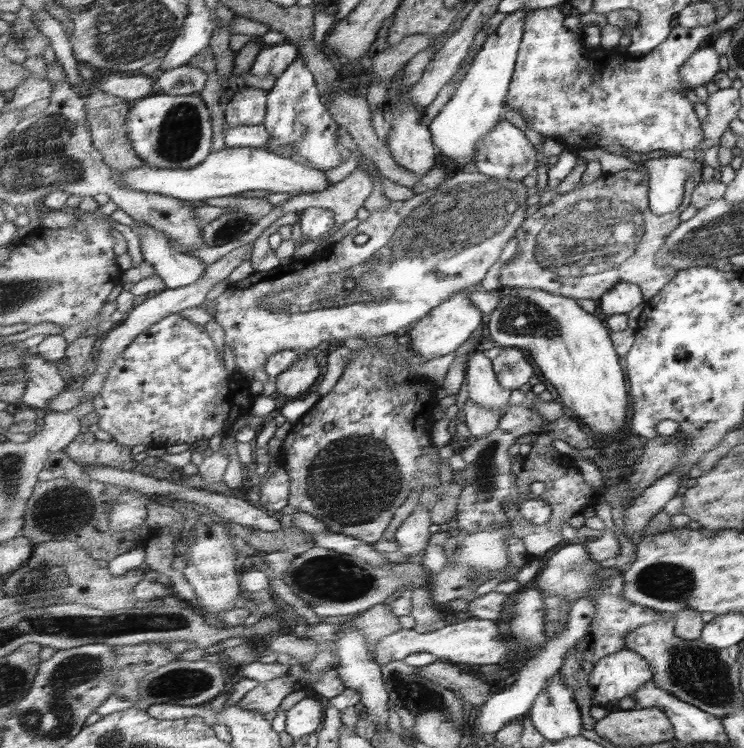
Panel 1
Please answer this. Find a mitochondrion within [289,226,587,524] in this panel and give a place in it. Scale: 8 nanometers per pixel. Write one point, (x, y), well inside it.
(520, 317)

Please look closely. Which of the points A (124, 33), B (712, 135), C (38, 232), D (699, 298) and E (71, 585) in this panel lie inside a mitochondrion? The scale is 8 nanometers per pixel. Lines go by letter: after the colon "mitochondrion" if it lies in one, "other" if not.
A: mitochondrion
B: other
C: other
D: other
E: other

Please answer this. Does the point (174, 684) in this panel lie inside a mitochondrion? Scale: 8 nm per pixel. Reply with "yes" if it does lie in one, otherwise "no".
yes

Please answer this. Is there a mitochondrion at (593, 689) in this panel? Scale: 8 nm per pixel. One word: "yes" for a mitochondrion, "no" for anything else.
no

